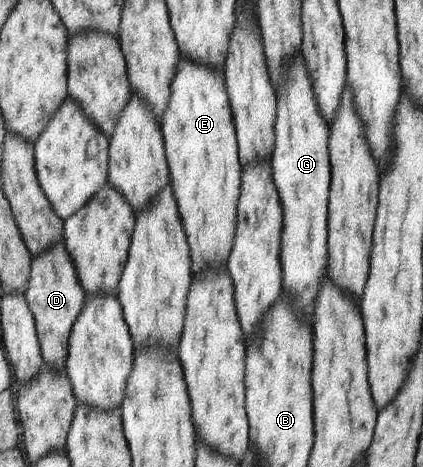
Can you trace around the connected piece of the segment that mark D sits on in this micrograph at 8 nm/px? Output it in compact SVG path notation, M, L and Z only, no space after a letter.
M65 241L54 245L40 257L33 257L32 260L31 279L25 296L35 316L45 364L56 371L65 372L69 355L68 341L75 322L87 303L88 294L80 284L79 274Z

